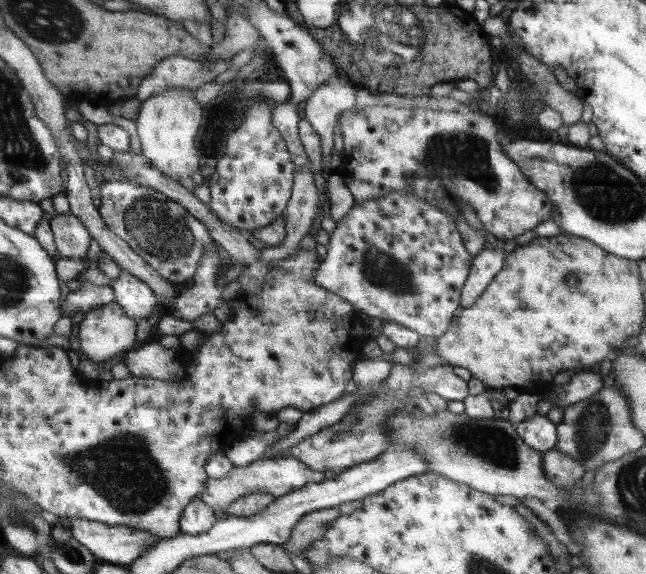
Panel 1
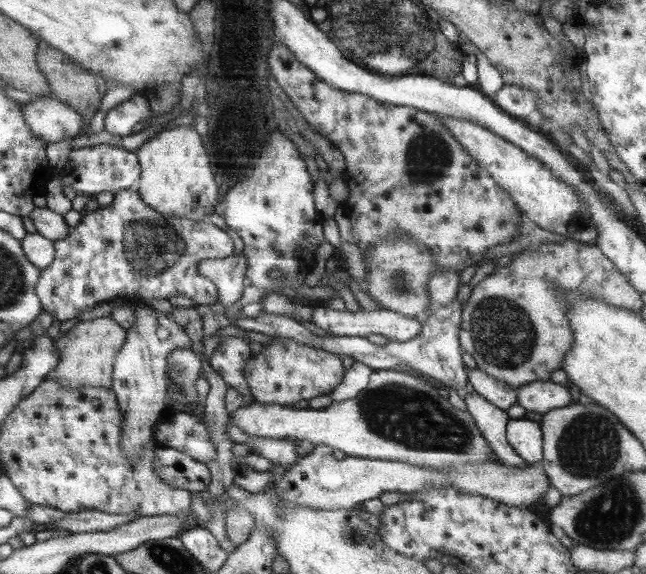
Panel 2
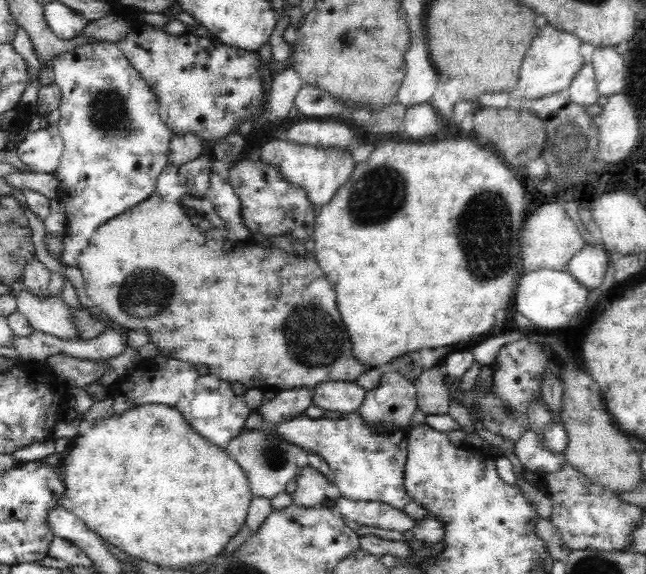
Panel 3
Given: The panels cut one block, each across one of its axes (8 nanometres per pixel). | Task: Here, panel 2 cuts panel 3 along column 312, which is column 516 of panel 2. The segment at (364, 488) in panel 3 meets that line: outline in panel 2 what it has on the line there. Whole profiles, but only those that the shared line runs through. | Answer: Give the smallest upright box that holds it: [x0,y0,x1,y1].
[505,416,542,466]

